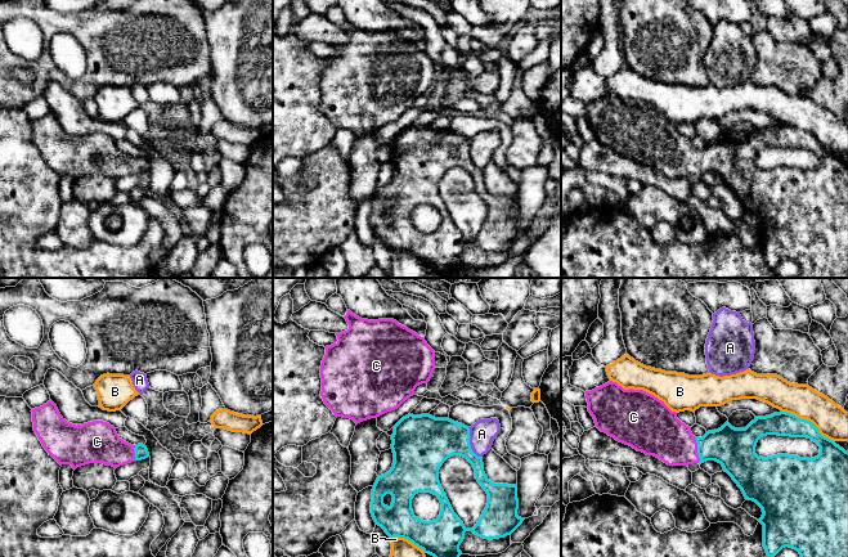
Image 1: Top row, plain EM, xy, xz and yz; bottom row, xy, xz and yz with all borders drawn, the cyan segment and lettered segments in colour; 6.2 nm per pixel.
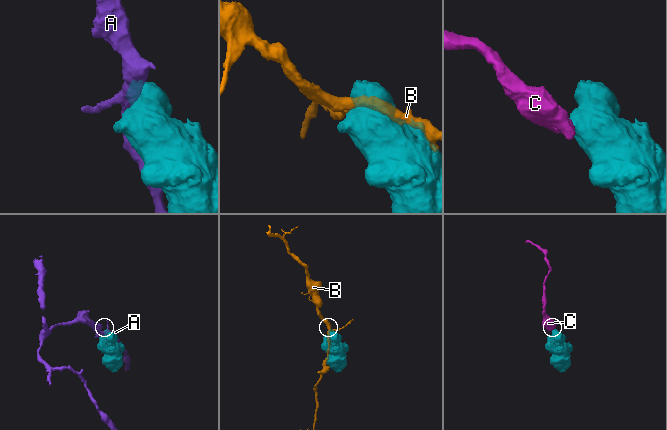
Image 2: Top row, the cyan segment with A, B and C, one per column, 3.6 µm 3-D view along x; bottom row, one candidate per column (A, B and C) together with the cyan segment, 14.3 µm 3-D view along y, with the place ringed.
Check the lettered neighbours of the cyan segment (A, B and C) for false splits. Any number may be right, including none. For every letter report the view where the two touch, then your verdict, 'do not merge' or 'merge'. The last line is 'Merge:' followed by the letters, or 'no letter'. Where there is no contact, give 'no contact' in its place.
A: xz | do not merge
B: yz | do not merge
C: yz | merge
Merge: C

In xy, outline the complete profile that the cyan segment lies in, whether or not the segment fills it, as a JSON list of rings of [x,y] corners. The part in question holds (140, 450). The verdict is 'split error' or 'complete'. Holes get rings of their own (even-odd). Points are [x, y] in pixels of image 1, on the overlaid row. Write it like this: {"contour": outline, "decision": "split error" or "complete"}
{"contour": [[[51,400],[31,412],[35,434],[60,466],[71,464],[76,470],[89,463],[103,463],[117,468],[149,457],[145,445],[124,441],[107,422],[94,421],[82,426],[67,422]]], "decision": "split error"}

